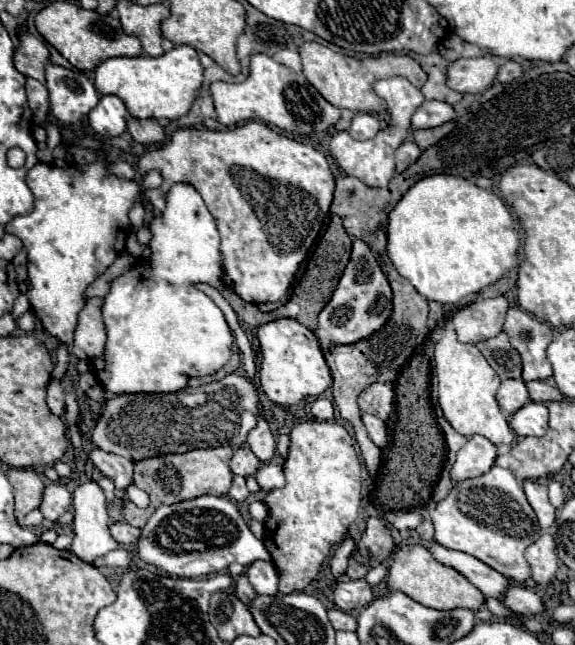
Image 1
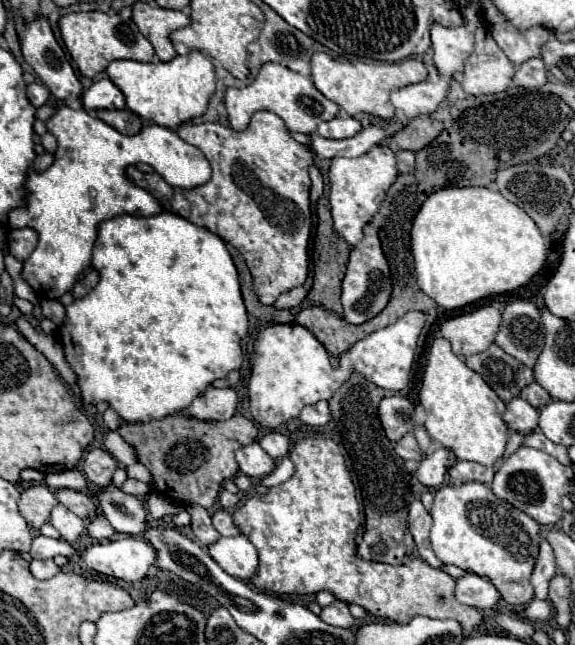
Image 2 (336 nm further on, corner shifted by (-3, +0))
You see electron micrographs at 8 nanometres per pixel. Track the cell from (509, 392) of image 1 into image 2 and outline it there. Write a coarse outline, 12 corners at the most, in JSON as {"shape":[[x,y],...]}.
{"shape":[[522,397],[506,403],[510,431],[532,433],[538,411]]}

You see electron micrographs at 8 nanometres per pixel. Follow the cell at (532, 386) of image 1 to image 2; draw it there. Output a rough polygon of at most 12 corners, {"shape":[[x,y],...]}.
{"shape":[[530,383],[520,393],[532,407],[542,407],[550,401],[546,389]]}

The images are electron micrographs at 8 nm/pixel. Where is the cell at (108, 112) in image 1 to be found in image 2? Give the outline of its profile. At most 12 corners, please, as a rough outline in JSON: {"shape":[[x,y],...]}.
{"shape":[[108,79],[82,93],[86,111],[124,109],[122,91]]}

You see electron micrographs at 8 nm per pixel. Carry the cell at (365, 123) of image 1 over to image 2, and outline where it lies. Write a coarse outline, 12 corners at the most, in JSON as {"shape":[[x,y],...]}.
{"shape":[[334,117],[318,125],[326,139],[346,139],[362,129],[354,117]]}

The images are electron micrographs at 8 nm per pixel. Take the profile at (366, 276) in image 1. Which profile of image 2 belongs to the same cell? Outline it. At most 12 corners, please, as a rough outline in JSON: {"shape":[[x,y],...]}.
{"shape":[[376,229],[350,253],[344,319],[376,317],[390,301],[390,267]]}

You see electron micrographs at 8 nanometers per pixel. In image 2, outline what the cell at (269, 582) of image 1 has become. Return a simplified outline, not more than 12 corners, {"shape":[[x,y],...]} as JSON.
{"shape":[[220,537],[208,555],[232,577],[248,581],[258,569],[254,545]]}

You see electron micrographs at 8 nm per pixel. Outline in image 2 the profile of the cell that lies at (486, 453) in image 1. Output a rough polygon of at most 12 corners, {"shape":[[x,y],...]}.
{"shape":[[444,447],[420,461],[418,481],[438,489],[454,457]]}

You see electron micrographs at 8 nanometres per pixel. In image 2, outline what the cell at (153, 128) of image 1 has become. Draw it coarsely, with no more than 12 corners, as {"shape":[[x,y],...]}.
{"shape":[[100,109],[96,117],[124,135],[134,135],[142,119],[128,109]]}

